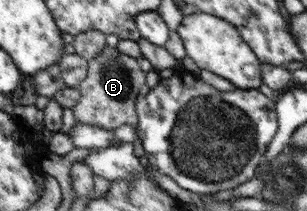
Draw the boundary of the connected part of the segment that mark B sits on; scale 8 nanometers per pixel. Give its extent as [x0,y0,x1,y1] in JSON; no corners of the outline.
[72,45,145,130]

